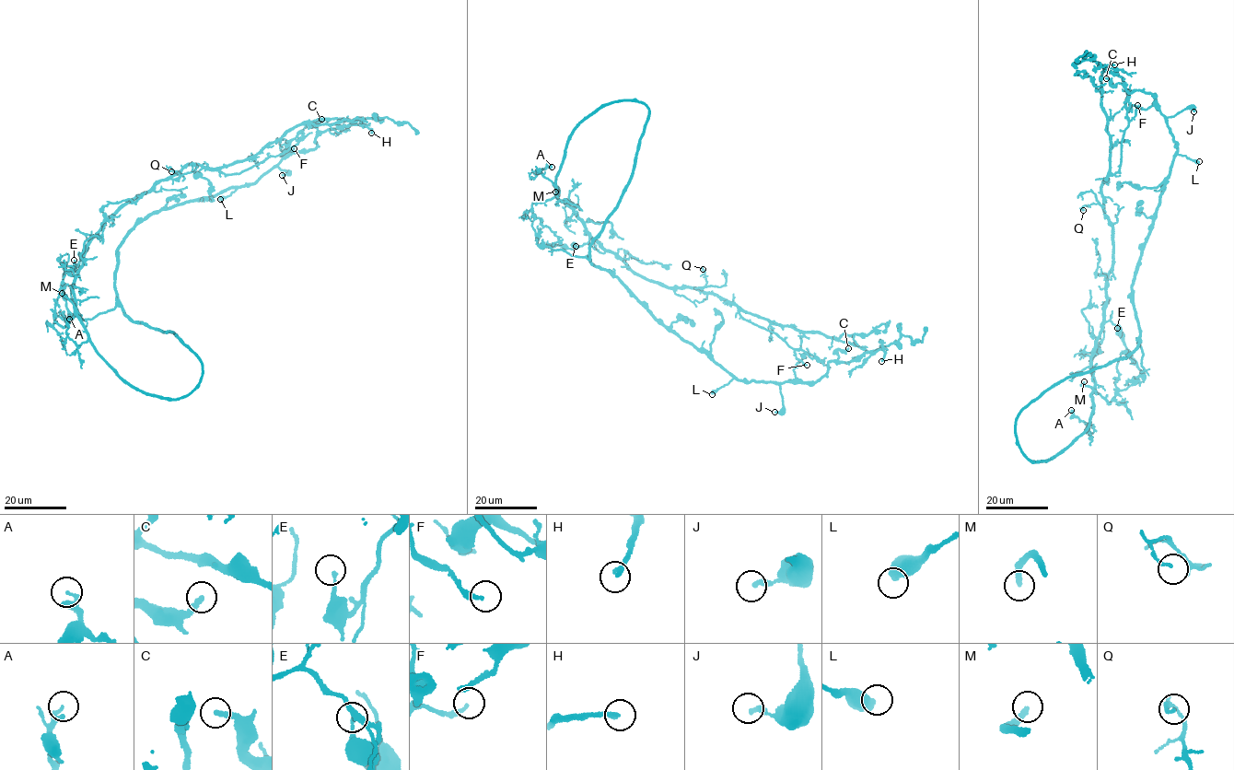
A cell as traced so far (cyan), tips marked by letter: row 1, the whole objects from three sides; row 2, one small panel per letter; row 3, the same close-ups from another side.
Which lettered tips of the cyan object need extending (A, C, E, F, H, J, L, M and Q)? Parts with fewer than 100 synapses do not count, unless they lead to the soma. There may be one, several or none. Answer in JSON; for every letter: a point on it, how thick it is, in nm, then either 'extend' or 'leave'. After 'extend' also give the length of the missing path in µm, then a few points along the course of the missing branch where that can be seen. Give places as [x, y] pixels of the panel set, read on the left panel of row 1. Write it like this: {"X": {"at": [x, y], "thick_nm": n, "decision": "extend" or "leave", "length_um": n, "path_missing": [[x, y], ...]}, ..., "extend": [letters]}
{"A": {"at": [69, 319], "thick_nm": 130, "decision": "leave"}, "C": {"at": [321, 119], "thick_nm": 170, "decision": "leave"}, "E": {"at": [74, 260], "thick_nm": 150, "decision": "leave"}, "F": {"at": [294, 148], "thick_nm": 190, "decision": "leave"}, "H": {"at": [371, 133], "thick_nm": 200, "decision": "leave"}, "J": {"at": [282, 175], "thick_nm": 260, "decision": "leave"}, "L": {"at": [220, 199], "thick_nm": 500, "decision": "leave"}, "M": {"at": [62, 293], "thick_nm": 260, "decision": "extend", "length_um": 50, "path_missing": [[62, 293], [48, 285], [47, 262], [37, 232], [20, 226], [8, 227], [3, 221]]}, "Q": {"at": [171, 171], "thick_nm": 130, "decision": "leave"}, "extend": ["M"]}

